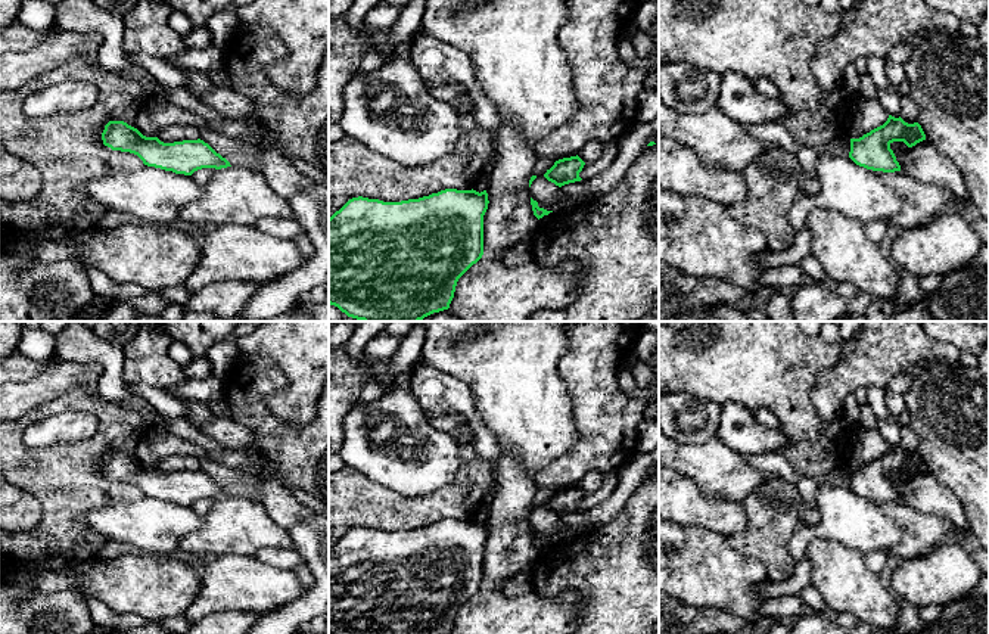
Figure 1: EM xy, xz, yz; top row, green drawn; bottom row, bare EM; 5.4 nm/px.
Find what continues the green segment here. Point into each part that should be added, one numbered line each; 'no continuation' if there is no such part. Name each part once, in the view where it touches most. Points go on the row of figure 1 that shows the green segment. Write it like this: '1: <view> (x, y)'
no continuation

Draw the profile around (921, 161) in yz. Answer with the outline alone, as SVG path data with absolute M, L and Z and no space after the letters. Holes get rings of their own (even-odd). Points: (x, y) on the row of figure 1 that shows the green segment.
M923 140L912 147L904 142L890 143L901 171L908 175L949 190L960 201L968 199L965 181L957 167L940 155L929 140Z

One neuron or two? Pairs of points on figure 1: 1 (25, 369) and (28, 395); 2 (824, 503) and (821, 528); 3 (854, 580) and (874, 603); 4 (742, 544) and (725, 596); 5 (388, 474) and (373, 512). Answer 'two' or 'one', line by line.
1: two
2: one
3: one
4: two
5: two

